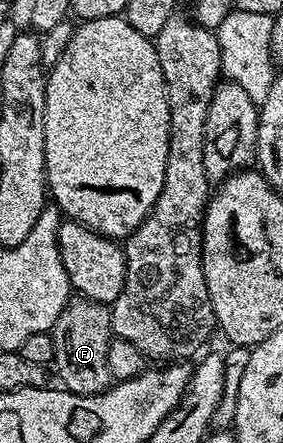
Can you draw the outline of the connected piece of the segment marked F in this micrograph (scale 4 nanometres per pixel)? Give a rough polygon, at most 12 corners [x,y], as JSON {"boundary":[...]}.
{"boundary":[[72,298],[51,332],[55,373],[89,397],[110,388],[110,306]]}

